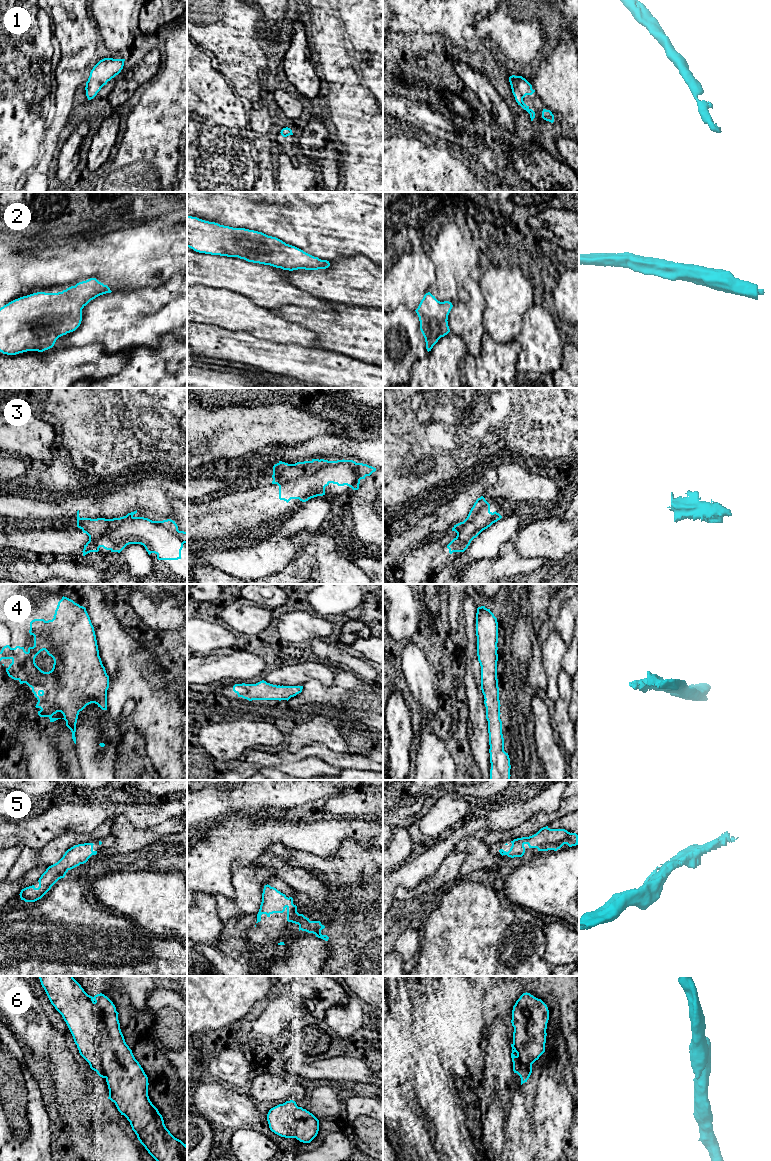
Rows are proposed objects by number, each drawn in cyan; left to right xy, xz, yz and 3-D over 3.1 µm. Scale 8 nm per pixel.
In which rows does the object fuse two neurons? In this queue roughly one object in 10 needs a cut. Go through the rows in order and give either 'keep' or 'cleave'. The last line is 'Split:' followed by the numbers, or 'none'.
1: keep
2: keep
3: keep
4: keep
5: keep
6: keep
Split: none

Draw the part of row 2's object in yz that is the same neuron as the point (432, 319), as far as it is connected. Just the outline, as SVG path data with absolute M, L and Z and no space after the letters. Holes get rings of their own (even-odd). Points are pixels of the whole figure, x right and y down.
M428 292L415 310L419 317L420 330L425 338L428 352L441 337L450 332L447 320L452 307L451 302L440 302Z

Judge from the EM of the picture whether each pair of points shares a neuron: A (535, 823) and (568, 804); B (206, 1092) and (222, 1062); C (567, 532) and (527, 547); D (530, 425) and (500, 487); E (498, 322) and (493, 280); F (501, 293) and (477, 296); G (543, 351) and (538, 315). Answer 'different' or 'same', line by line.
A: same
B: different
C: same
D: different
E: same
F: different
G: same

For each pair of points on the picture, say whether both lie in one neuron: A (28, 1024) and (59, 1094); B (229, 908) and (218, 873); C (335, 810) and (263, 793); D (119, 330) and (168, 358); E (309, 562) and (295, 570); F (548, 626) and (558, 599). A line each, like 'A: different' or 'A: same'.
A: same
B: different
C: different
D: different
E: same
F: same

